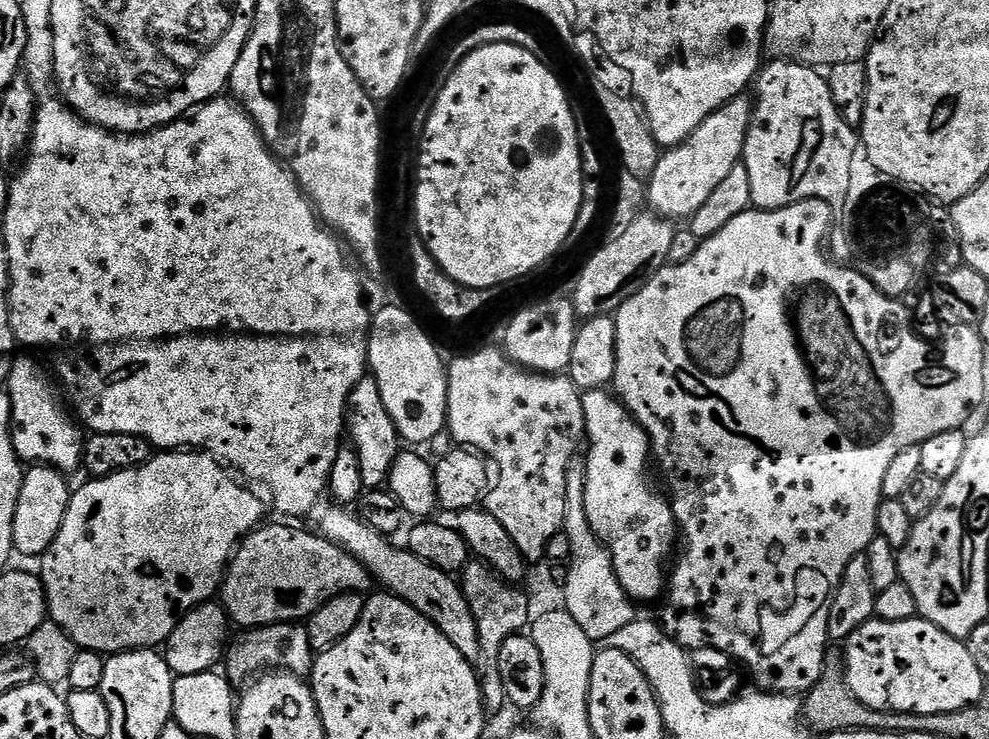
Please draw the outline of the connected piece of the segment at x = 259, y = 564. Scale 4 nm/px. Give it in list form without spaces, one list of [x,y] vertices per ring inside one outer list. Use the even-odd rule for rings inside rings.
[[[267,524],[244,537],[226,569],[222,581],[222,604],[233,625],[241,624],[239,627],[247,630],[261,628],[264,624],[304,622],[341,592],[367,593],[370,581],[368,569],[333,540],[327,540],[315,531],[303,532],[300,528],[287,528],[284,524]]]

